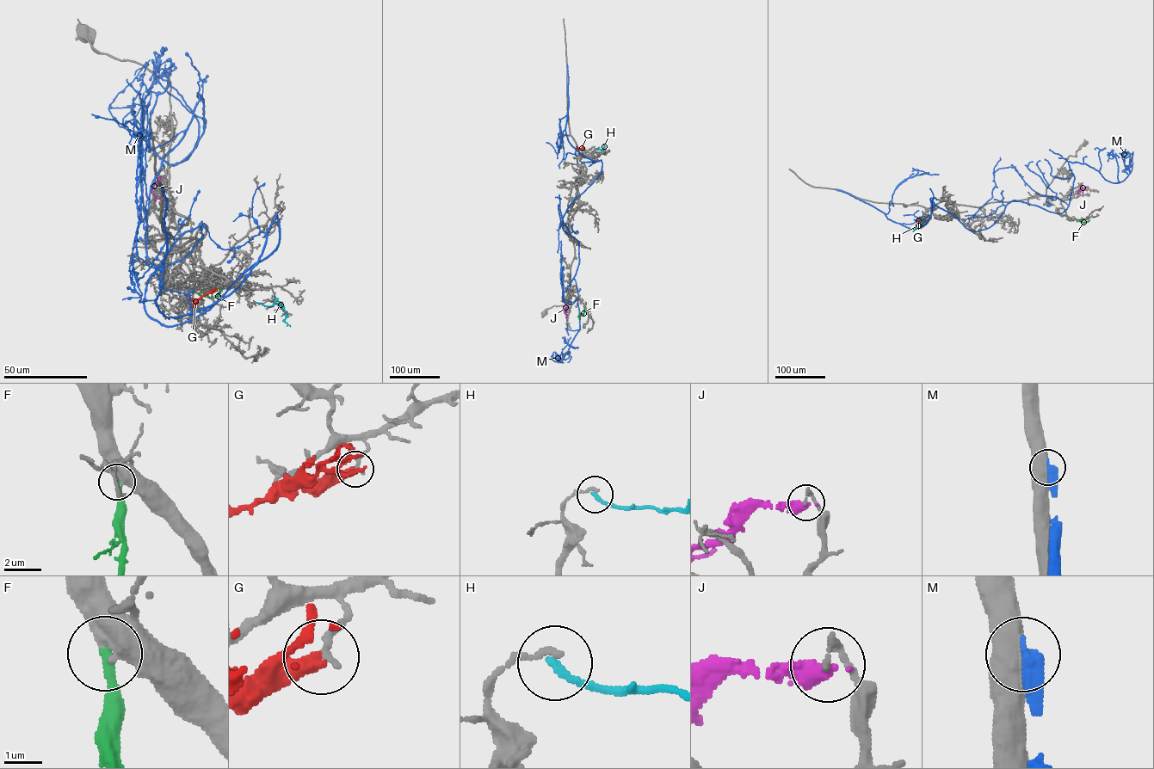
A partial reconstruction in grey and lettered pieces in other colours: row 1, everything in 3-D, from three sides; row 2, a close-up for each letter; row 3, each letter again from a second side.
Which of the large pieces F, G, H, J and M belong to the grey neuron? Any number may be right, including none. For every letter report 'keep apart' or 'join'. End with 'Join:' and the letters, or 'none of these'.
F: join
G: keep apart
H: keep apart
J: keep apart
M: keep apart
Join: F

